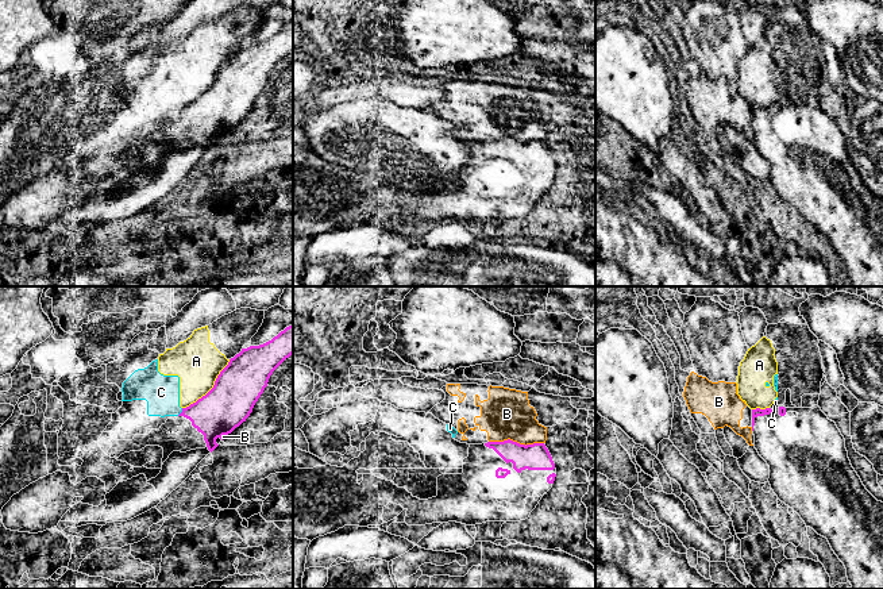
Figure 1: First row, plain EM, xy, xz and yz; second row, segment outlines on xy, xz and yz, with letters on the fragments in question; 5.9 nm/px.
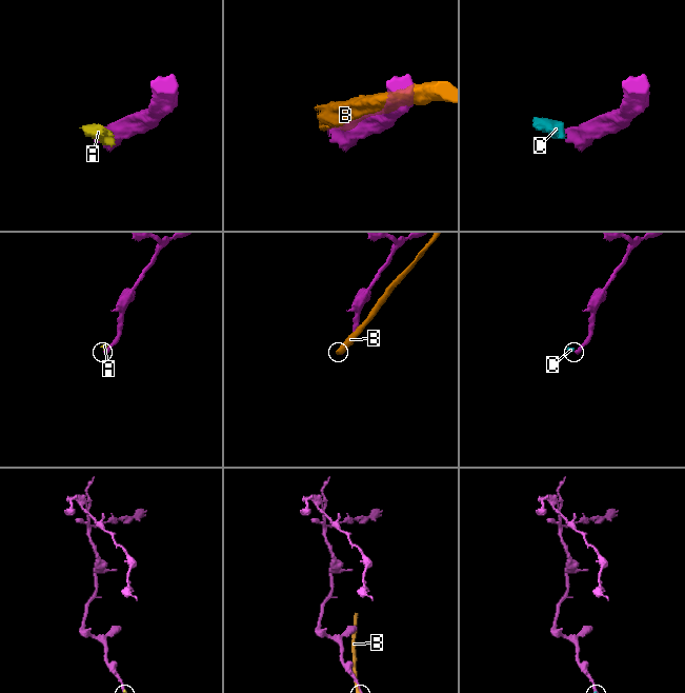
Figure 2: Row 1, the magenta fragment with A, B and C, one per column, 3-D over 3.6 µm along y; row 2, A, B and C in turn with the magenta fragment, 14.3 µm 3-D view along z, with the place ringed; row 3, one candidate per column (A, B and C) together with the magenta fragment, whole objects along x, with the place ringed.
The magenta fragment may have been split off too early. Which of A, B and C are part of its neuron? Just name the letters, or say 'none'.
none

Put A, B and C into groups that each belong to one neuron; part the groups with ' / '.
A C / B

